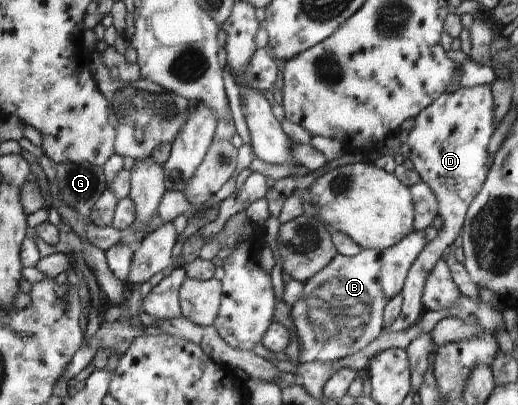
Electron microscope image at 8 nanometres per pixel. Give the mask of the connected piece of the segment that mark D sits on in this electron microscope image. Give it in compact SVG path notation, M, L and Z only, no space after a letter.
M491 85L459 87L457 91L434 100L425 110L415 117L415 125L407 141L402 144L401 153L413 162L420 180L430 186L435 193L438 215L441 216L443 224L437 231L437 236L427 242L419 256L412 262L400 292L403 297L401 312L397 320L387 329L383 328L383 331L397 332L411 328L424 313L425 308L421 299L427 276L435 268L436 262L445 257L459 231L465 226L470 204L482 190L490 170L486 148L493 138Z

